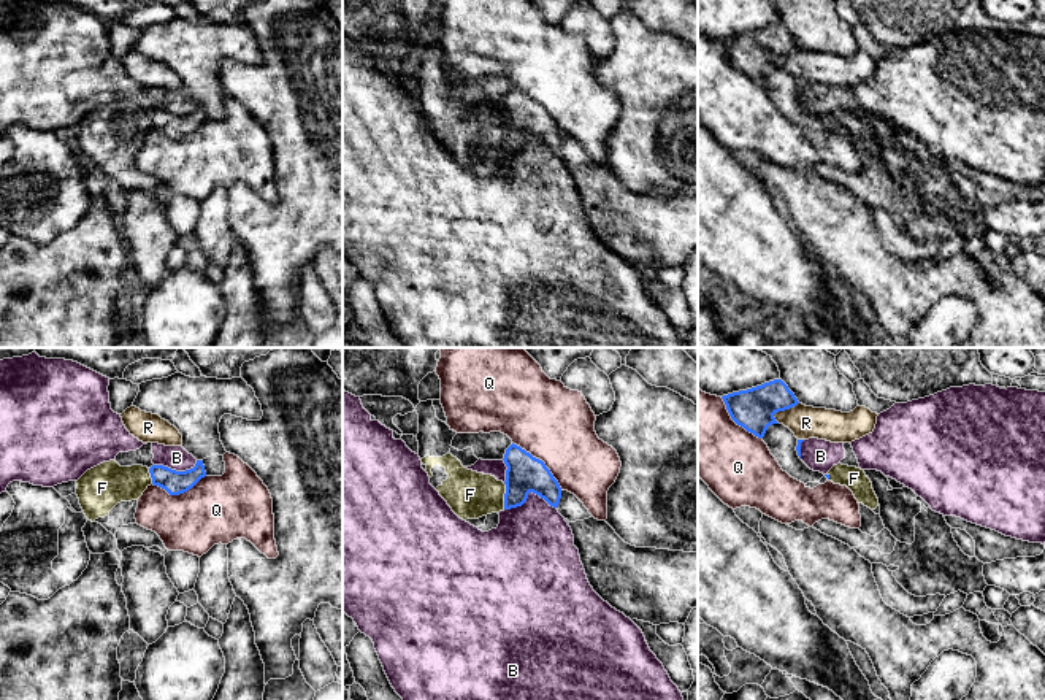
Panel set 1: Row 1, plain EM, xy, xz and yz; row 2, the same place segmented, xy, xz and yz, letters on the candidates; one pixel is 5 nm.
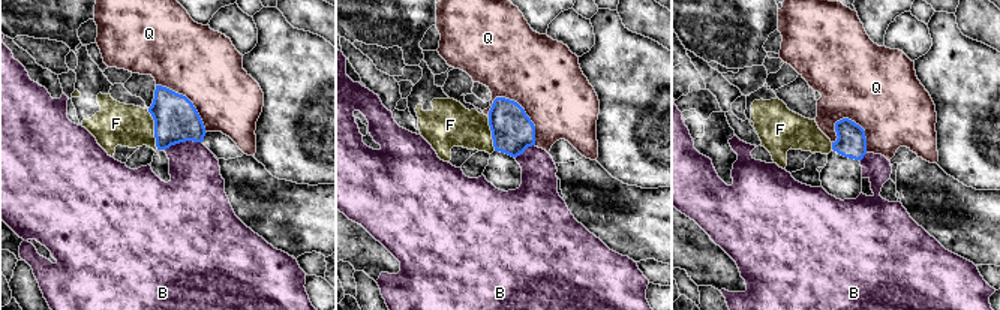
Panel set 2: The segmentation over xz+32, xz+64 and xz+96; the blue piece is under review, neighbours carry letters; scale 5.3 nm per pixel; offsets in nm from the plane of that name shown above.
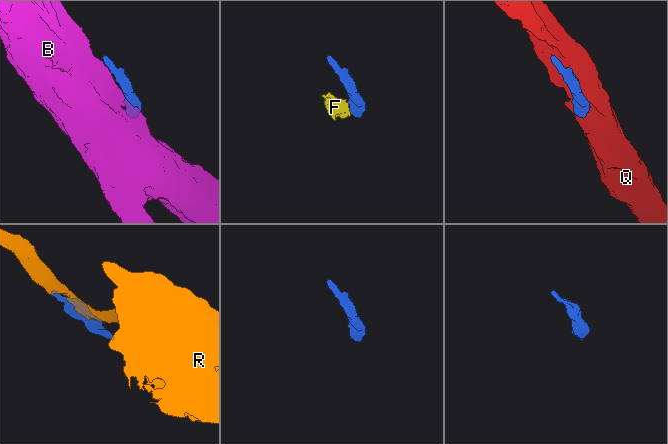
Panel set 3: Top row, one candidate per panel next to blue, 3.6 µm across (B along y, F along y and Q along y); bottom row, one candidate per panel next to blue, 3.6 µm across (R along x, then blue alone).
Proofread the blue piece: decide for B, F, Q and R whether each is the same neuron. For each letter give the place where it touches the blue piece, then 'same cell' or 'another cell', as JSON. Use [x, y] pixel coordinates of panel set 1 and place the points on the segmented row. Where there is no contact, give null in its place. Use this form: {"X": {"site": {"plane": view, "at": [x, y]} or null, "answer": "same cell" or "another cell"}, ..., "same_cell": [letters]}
{"B": {"site": {"plane": "xz", "at": [528, 492]}, "answer": "another cell"}, "F": {"site": {"plane": "xz", "at": [505, 496]}, "answer": "another cell"}, "Q": {"site": {"plane": "xz", "at": [541, 461]}, "answer": "another cell"}, "R": {"site": {"plane": "yz", "at": [784, 410]}, "answer": "another cell"}, "same_cell": []}

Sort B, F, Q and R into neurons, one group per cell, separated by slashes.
B / F / Q / R

